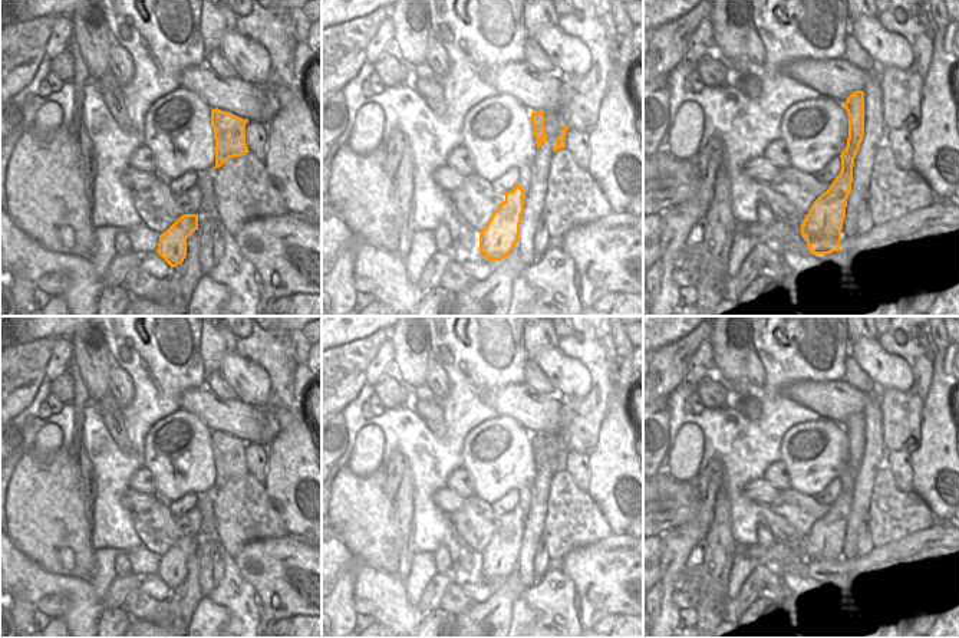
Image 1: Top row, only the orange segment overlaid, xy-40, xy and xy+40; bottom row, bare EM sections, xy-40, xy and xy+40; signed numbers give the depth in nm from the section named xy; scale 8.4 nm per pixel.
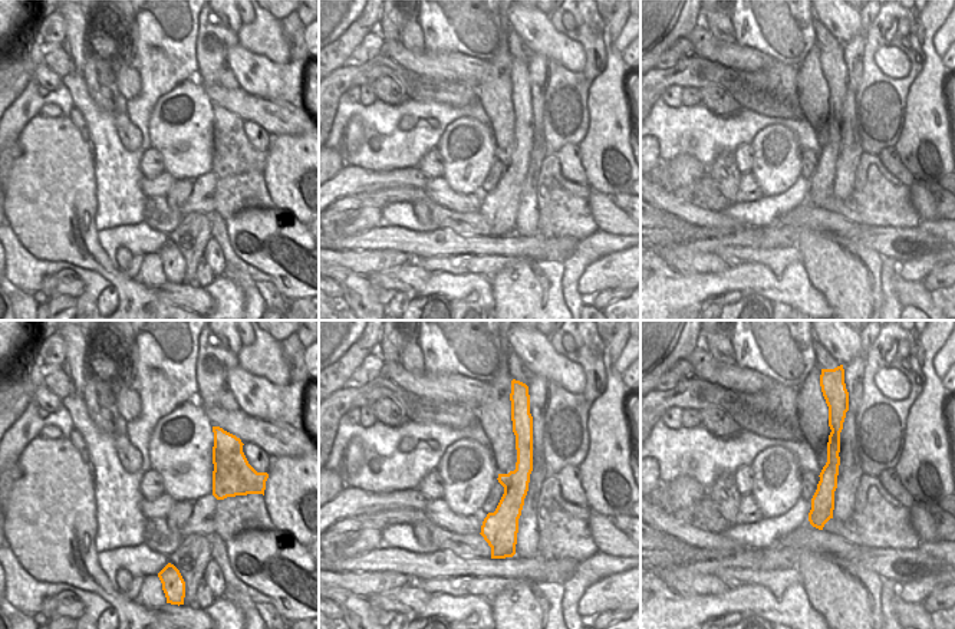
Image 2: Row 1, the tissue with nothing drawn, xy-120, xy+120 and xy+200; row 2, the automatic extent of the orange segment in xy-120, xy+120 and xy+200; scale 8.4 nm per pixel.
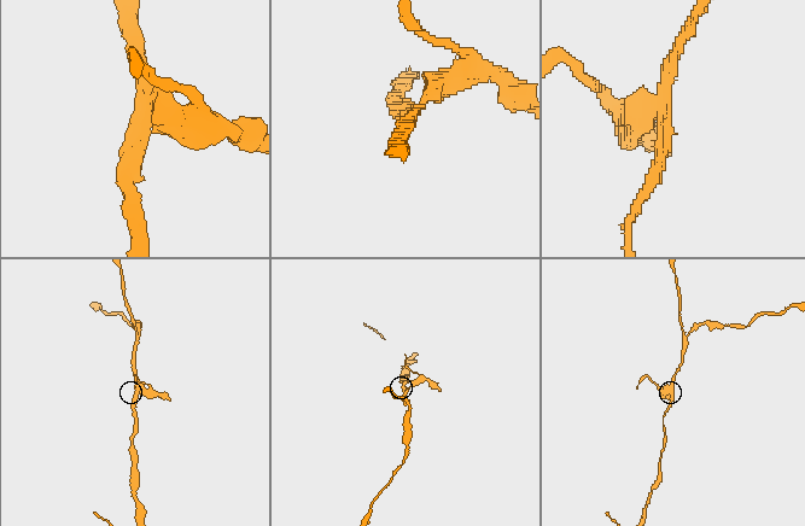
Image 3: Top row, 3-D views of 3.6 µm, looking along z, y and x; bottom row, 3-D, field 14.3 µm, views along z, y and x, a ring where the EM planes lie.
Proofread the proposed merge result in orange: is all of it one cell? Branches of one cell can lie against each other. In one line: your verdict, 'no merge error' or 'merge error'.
merge error

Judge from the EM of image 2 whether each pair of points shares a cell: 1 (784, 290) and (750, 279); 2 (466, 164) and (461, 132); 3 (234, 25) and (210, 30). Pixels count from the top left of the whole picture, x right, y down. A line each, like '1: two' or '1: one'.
1: one
2: one
3: two

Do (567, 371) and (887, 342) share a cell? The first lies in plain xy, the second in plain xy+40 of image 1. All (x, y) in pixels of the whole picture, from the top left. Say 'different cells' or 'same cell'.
different cells

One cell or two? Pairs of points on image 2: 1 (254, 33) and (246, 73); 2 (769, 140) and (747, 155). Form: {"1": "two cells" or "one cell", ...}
{"1": "two cells", "2": "two cells"}

